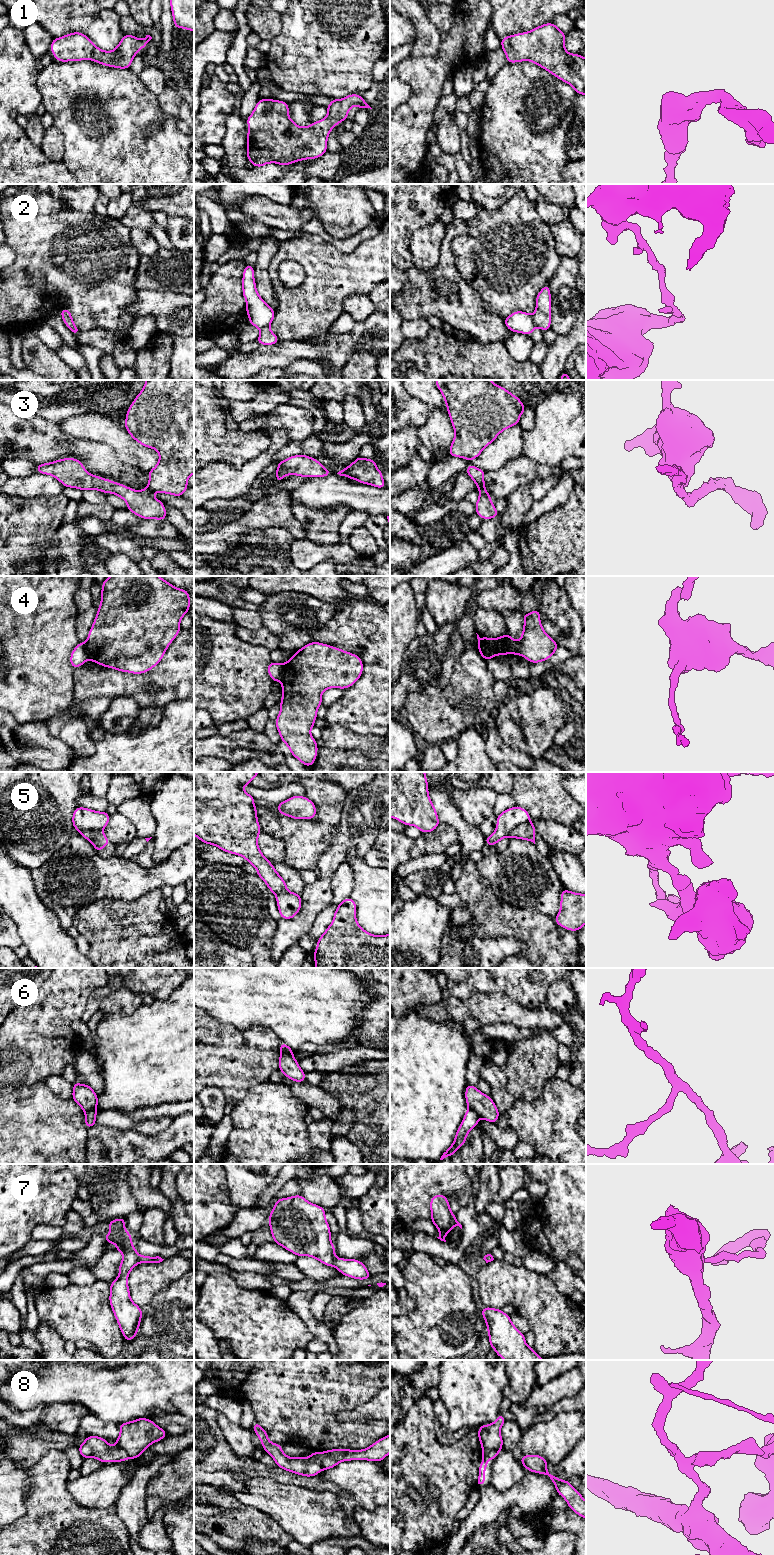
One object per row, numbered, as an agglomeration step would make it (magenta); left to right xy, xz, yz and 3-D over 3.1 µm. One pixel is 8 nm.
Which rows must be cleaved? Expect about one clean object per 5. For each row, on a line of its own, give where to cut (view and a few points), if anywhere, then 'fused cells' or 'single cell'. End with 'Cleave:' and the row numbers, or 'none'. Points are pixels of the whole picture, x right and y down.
1: no cut | single cell
2: yz (532, 316), (535, 325) | fused cells
3: yz (484, 488), (479, 490) | fused cells
4: xz (283, 664), (283, 677), (280, 681) | fused cells
5: yz (530, 821), (516, 826), (508, 836) | fused cells
6: xy (96, 1110), (90, 1110), (85, 1113) | fused cells
7: xy (137, 1255), (139, 1262) | fused cells
8: yz (500, 1448), (483, 1451) | fused cells
Cleave: 2, 3, 4, 5, 6, 7, 8

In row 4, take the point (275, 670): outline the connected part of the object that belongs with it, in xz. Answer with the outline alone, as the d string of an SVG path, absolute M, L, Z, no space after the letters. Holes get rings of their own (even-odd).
M271 662L267 666L267 672L274 682L281 682L283 678L283 664Z

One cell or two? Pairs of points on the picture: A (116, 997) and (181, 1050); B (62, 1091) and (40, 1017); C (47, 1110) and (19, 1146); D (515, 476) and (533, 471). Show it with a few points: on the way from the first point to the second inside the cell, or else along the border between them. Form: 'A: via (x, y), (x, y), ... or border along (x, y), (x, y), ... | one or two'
A: border along (142, 1004), (129, 1013), (110, 1014) | two
B: border along (61, 1074), (48, 1076), (41, 1080) | two
C: via (43, 1119), (28, 1137) | one
D: via (519, 472), (529, 471) | one

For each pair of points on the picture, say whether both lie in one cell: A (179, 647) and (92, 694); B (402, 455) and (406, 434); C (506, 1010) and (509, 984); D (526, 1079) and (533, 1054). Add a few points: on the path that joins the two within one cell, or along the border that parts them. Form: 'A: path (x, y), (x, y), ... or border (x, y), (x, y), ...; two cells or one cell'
A: path (161, 670), (146, 683), (115, 684); one cell
B: path (402, 450), (402, 444), (406, 439); one cell
C: border (485, 993), (502, 992), (528, 1009); two cells
D: path (527, 1073), (527, 1069), (533, 1060); one cell

